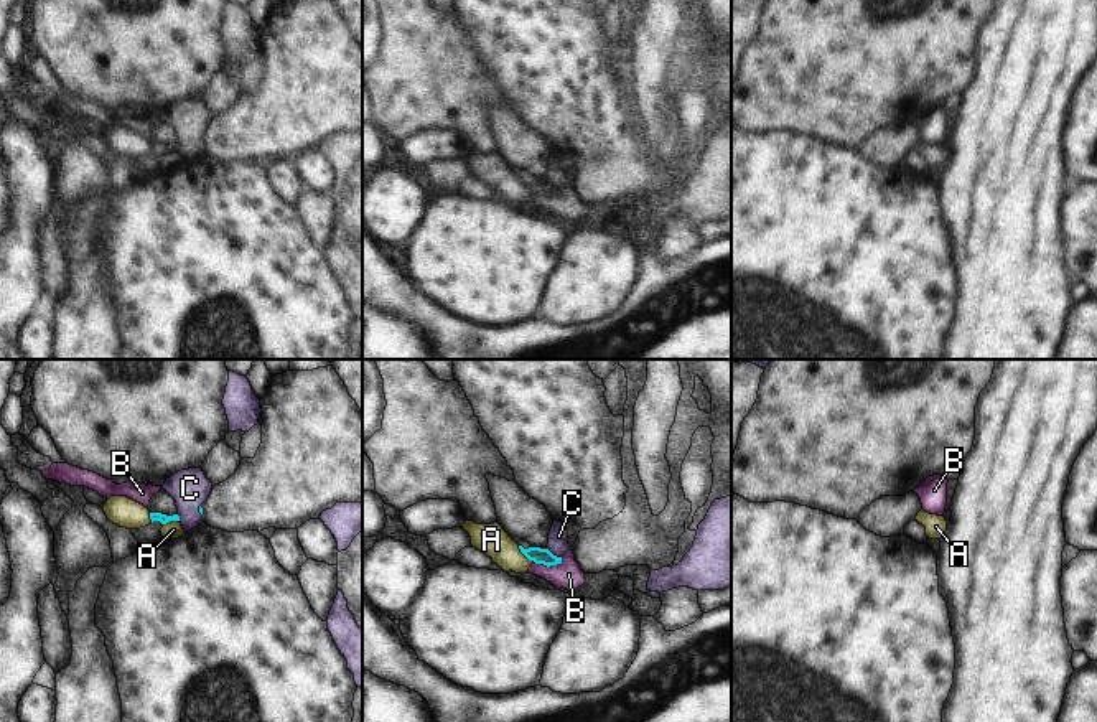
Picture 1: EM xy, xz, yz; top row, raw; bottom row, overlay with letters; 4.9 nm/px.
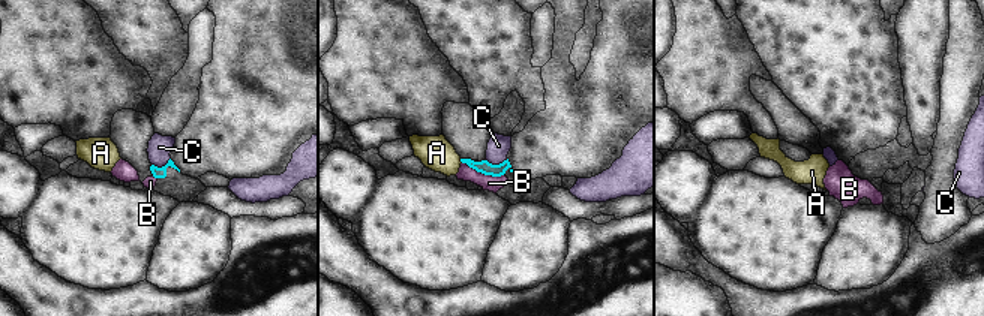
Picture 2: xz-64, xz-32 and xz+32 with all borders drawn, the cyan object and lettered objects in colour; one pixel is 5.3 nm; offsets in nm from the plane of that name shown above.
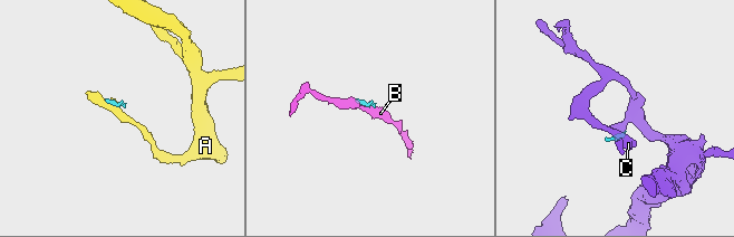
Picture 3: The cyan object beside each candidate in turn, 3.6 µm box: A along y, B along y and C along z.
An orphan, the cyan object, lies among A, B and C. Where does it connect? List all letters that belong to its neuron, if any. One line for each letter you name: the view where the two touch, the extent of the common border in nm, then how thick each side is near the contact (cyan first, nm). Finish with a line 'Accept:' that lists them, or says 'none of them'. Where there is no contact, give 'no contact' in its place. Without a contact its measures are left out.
Accept: none of them

